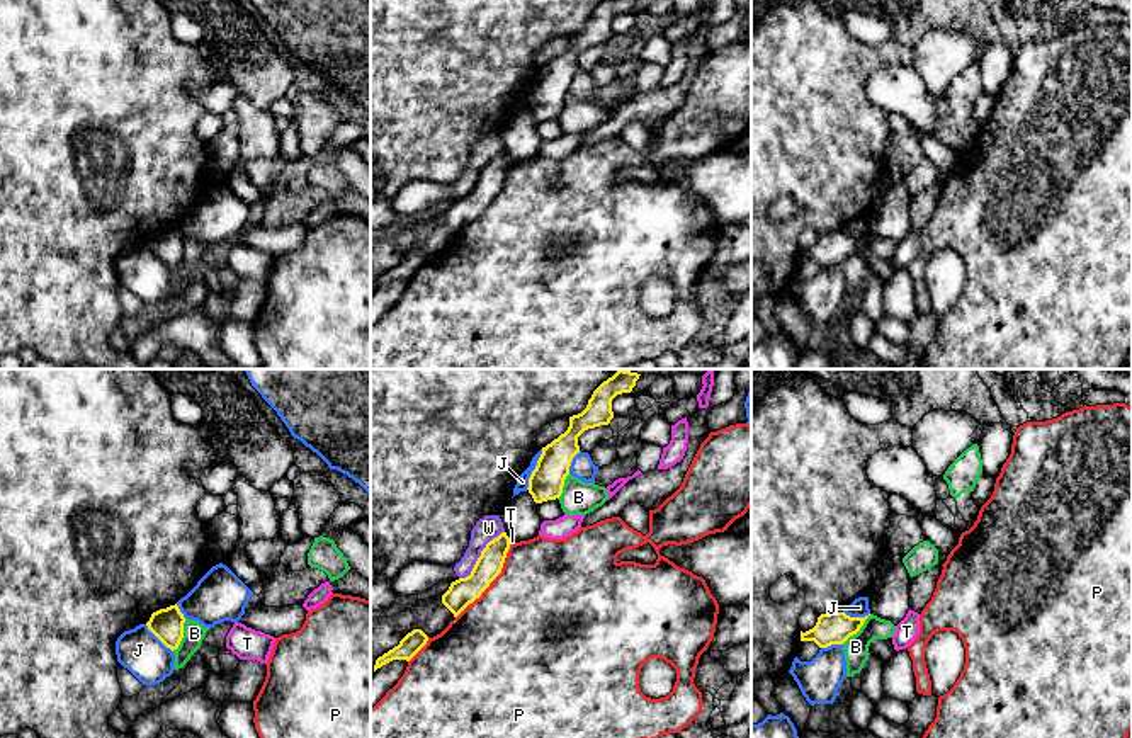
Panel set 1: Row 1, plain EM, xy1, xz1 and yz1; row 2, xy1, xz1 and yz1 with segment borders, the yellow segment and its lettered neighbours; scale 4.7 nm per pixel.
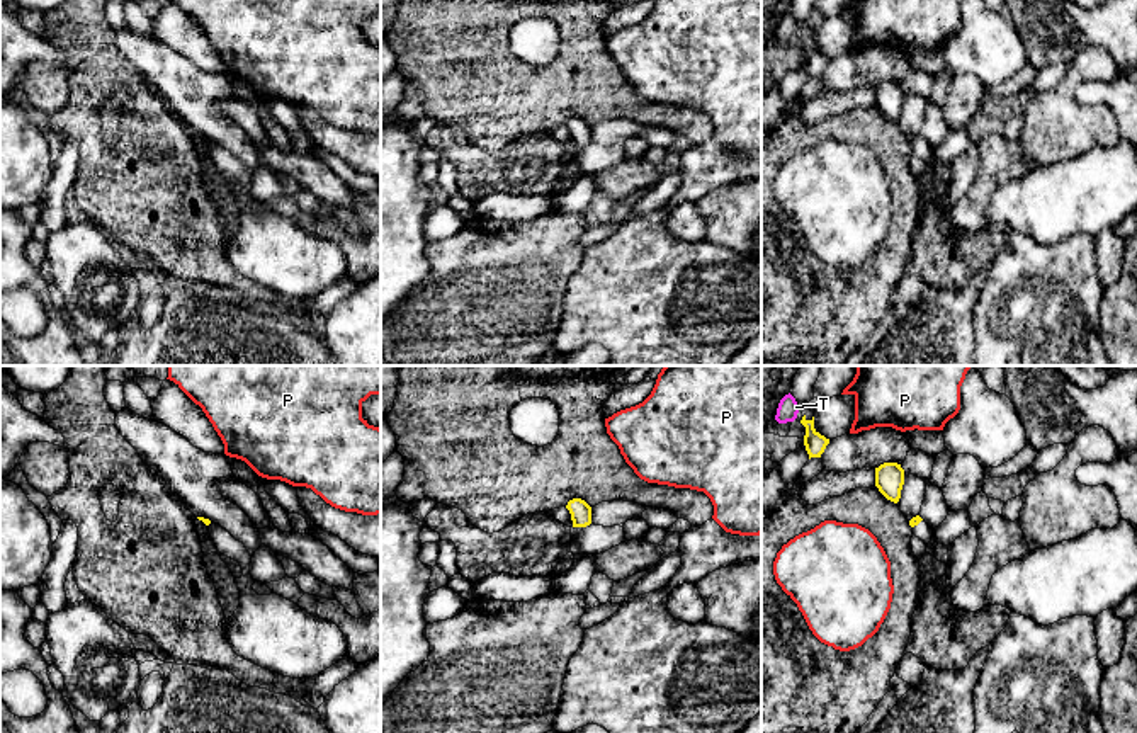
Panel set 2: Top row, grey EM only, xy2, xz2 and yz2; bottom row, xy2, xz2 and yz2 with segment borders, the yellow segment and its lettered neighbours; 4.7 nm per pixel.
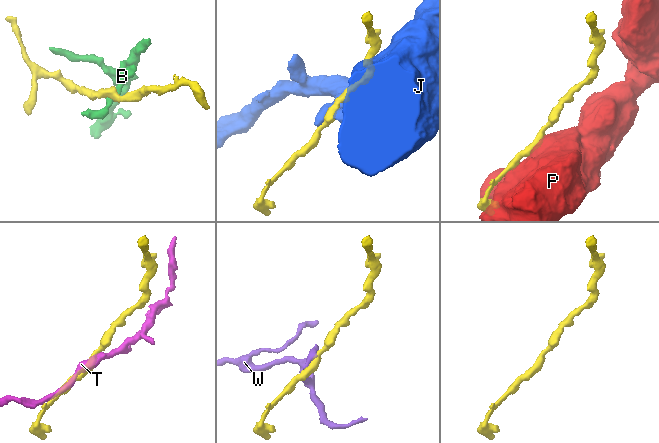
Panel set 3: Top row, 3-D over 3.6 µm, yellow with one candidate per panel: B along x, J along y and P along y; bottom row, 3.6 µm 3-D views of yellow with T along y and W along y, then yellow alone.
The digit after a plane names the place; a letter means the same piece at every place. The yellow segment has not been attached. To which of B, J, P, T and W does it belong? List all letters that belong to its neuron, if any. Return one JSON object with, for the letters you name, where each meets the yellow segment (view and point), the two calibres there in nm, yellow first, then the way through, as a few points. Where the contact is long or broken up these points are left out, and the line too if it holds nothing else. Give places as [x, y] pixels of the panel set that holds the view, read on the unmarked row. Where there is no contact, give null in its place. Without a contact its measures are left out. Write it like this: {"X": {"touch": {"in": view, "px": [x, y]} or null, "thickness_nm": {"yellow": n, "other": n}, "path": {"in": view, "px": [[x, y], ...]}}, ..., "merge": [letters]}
{"merge": []}

